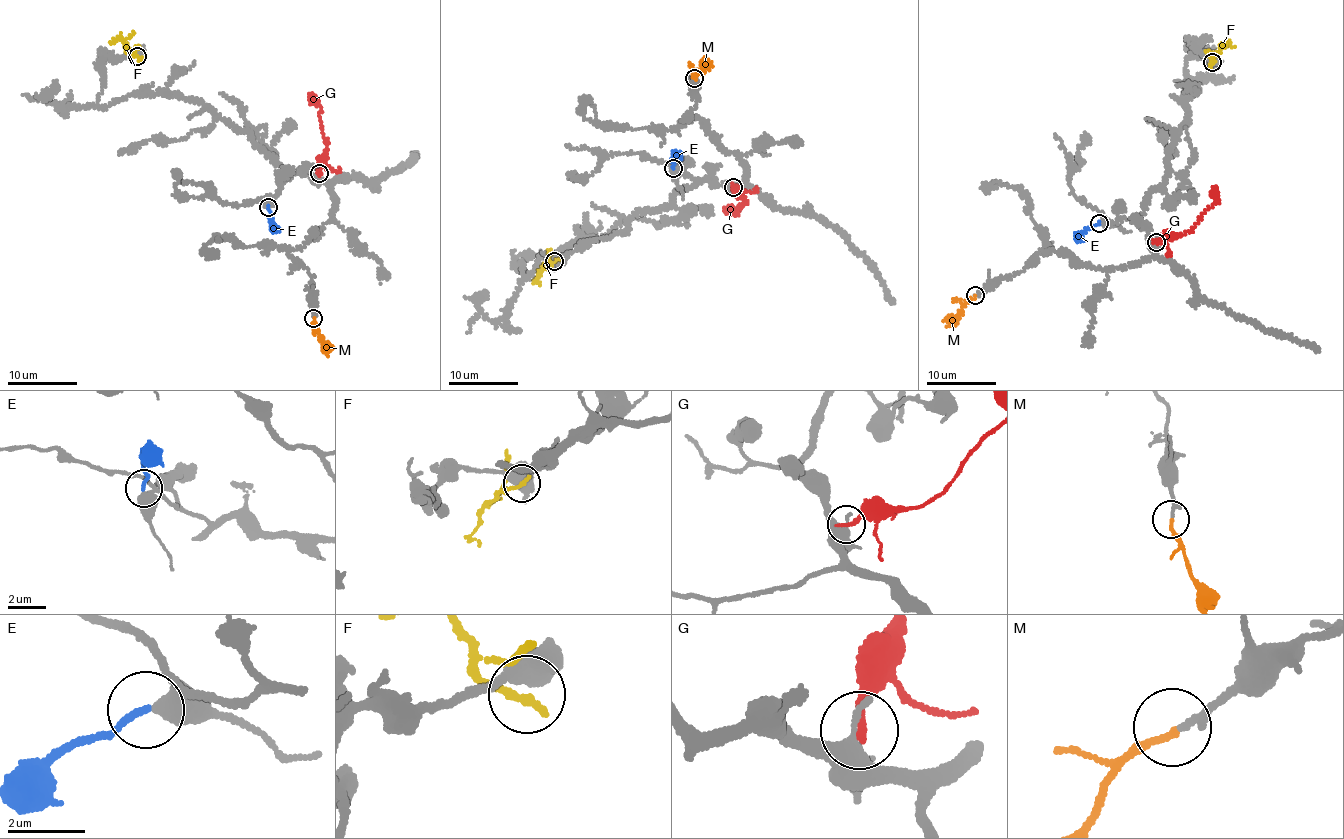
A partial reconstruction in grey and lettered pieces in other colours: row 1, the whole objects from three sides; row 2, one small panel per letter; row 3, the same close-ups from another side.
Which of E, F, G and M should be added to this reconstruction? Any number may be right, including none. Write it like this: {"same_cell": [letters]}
{"same_cell": ["E", "M"]}

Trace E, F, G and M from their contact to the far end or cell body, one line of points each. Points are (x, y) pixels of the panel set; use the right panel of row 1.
E: (1100, 224), (1088, 228), (1075, 241)
F: (1211, 62), (1222, 43), (1234, 46)
G: (1156, 242), (1190, 232), (1215, 203), (1217, 187)
M: (975, 295), (969, 298), (958, 314), (942, 320)

